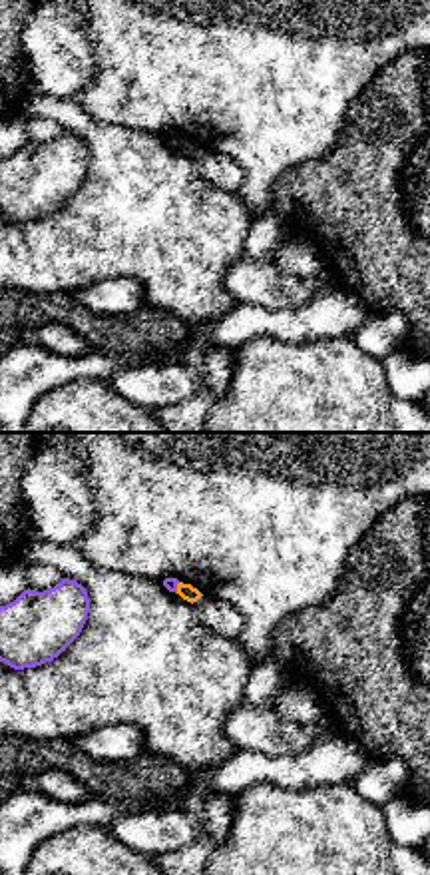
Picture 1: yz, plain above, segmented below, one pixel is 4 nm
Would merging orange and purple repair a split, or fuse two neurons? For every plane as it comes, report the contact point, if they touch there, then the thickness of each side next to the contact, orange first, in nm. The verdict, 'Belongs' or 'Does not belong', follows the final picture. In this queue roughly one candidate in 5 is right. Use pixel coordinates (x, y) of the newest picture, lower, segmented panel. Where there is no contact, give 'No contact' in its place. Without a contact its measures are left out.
Touches orange at (178, 588). Thickness 70 nm (orange) against 50 nm

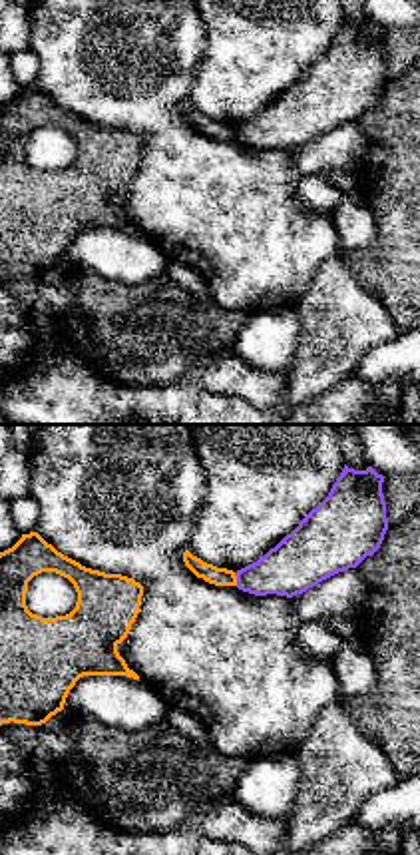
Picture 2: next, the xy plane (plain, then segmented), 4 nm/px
Touches orange at (235, 578). Thickness 80 nm (orange) against 220 nm

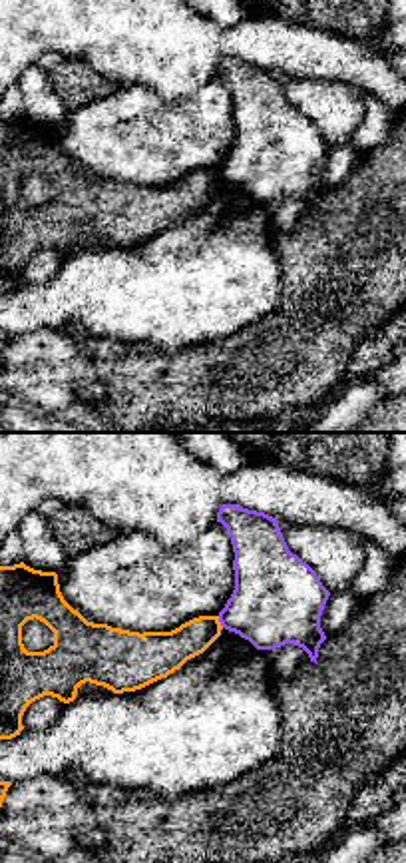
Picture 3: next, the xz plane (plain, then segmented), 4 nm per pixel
Touches orange at (219, 622). Thickness 160 nm (orange) against 360 nm

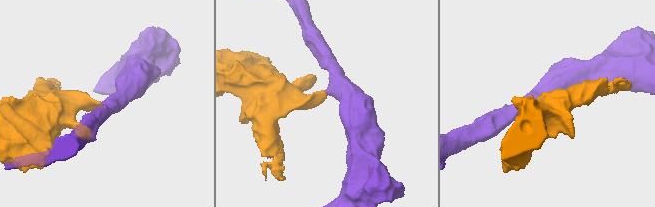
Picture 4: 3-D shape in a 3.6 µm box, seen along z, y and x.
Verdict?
Does not belong

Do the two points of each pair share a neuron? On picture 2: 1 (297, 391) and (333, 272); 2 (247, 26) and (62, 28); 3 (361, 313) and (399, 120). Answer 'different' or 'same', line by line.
1: same
2: different
3: different

